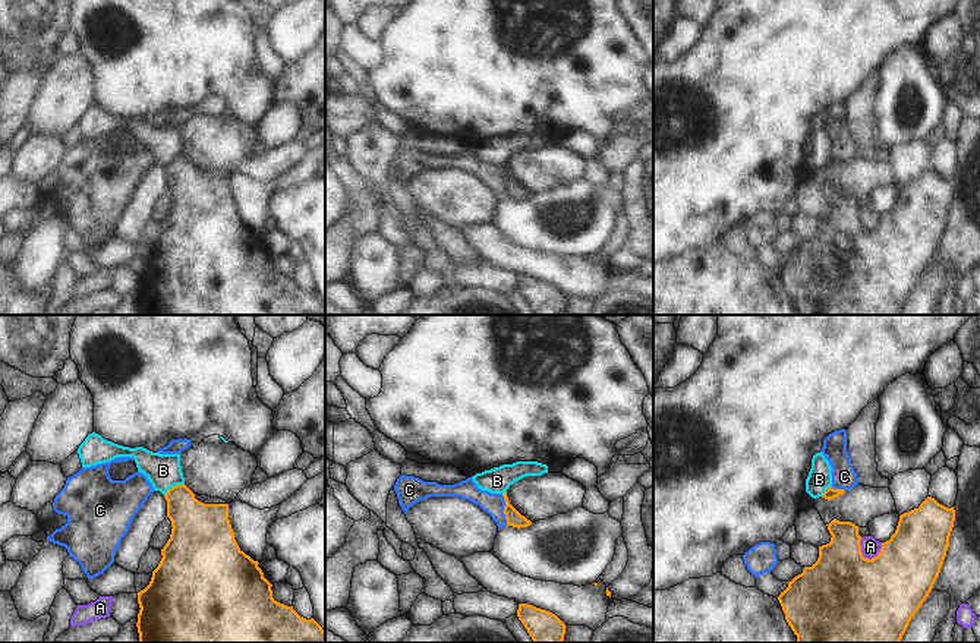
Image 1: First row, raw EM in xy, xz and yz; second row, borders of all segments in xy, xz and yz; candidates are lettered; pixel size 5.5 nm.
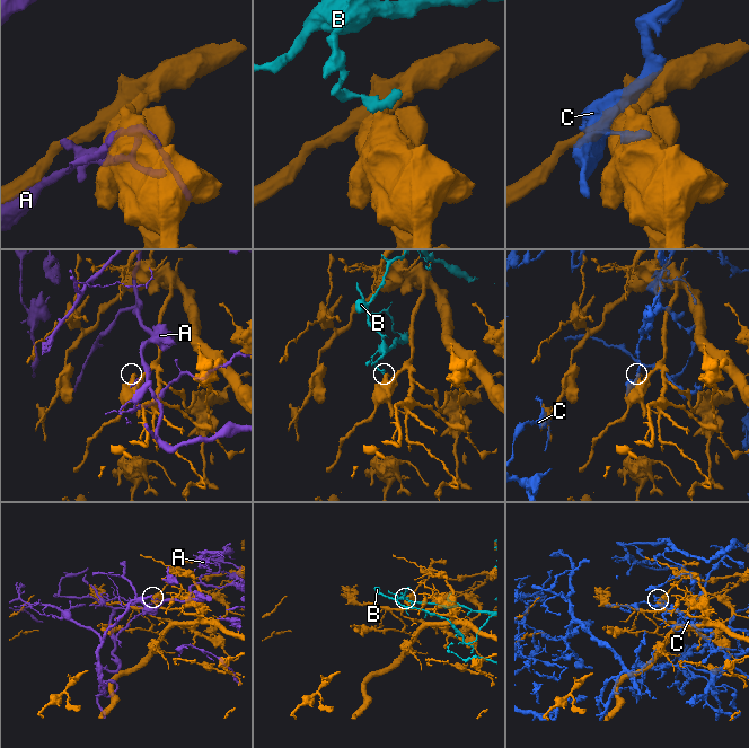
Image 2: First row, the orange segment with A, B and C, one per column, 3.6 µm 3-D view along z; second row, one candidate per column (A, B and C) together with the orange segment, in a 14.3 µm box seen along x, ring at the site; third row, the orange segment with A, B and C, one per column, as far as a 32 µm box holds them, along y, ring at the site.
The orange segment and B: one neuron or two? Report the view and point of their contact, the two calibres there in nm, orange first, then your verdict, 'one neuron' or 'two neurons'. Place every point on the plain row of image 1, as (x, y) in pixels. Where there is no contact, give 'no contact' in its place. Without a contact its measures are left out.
xy (173, 158) | 260/190 nm | two neurons

